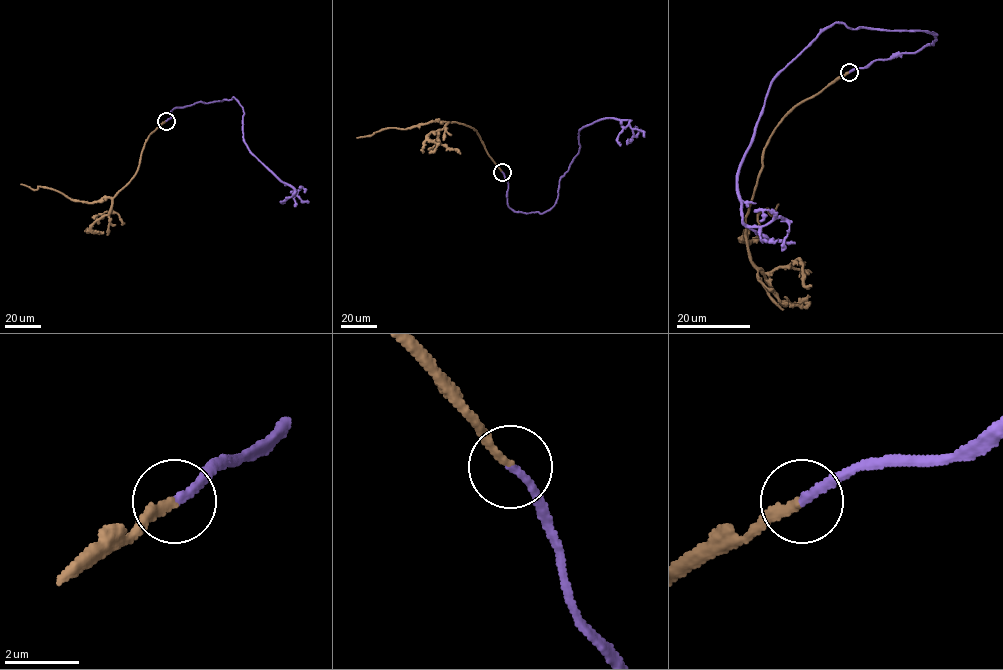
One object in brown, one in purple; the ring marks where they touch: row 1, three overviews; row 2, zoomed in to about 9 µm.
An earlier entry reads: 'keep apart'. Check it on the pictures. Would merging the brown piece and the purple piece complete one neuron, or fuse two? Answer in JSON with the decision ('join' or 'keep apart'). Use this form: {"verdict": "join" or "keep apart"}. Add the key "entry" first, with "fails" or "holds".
{"entry": "fails", "verdict": "join"}

